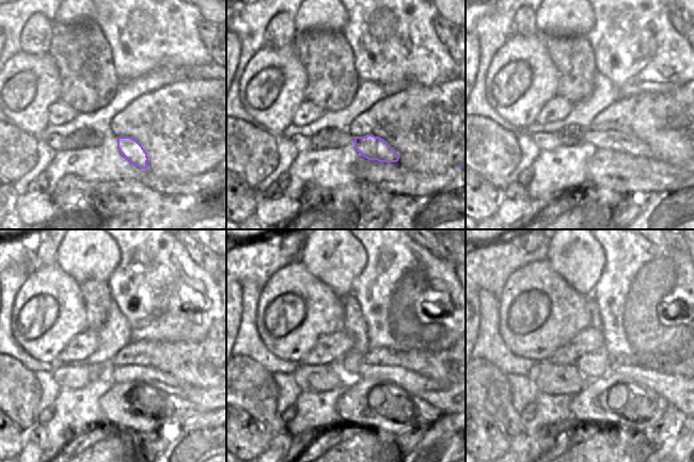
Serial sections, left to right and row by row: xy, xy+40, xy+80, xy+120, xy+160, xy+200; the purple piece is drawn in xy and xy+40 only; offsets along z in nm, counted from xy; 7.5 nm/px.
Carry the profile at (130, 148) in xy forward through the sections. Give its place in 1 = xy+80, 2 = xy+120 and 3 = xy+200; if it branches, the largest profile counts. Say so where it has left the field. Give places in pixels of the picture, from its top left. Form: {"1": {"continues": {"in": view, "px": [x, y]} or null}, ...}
{"1": {"continues": {"in": "xy+80", "px": [571, 136]}}, "2": {"continues": {"in": "xy+120", "px": [204, 398]}}, "3": {"continues": {"in": "xy+200", "px": [682, 393]}}}

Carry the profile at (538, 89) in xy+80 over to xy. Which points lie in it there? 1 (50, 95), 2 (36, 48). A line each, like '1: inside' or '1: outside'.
1: inside
2: outside

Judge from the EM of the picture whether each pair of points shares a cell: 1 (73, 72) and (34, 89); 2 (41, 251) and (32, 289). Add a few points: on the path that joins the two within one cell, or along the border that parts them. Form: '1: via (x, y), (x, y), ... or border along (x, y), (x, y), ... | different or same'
1: border along (48, 54), (59, 74), (60, 99) | different
2: border along (54, 264), (38, 267) | different

